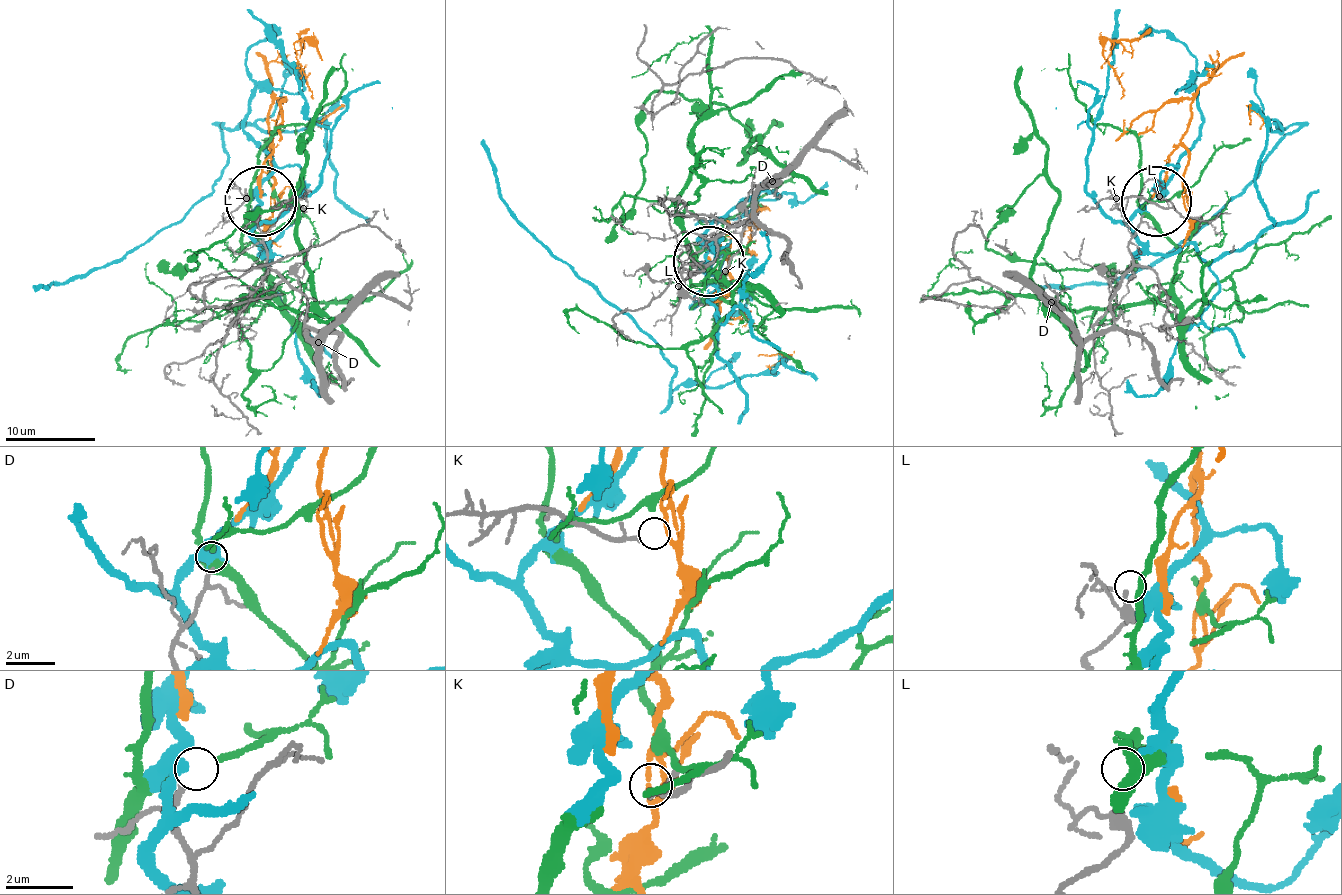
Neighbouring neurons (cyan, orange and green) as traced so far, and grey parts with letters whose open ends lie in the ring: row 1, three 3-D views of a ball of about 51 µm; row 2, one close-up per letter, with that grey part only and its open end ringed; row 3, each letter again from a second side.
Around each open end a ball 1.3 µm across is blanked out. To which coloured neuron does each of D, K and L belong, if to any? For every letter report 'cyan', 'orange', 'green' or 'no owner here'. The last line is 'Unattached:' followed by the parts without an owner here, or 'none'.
D: no owner here
K: no owner here
L: no owner here
Unattached: D, K, L

